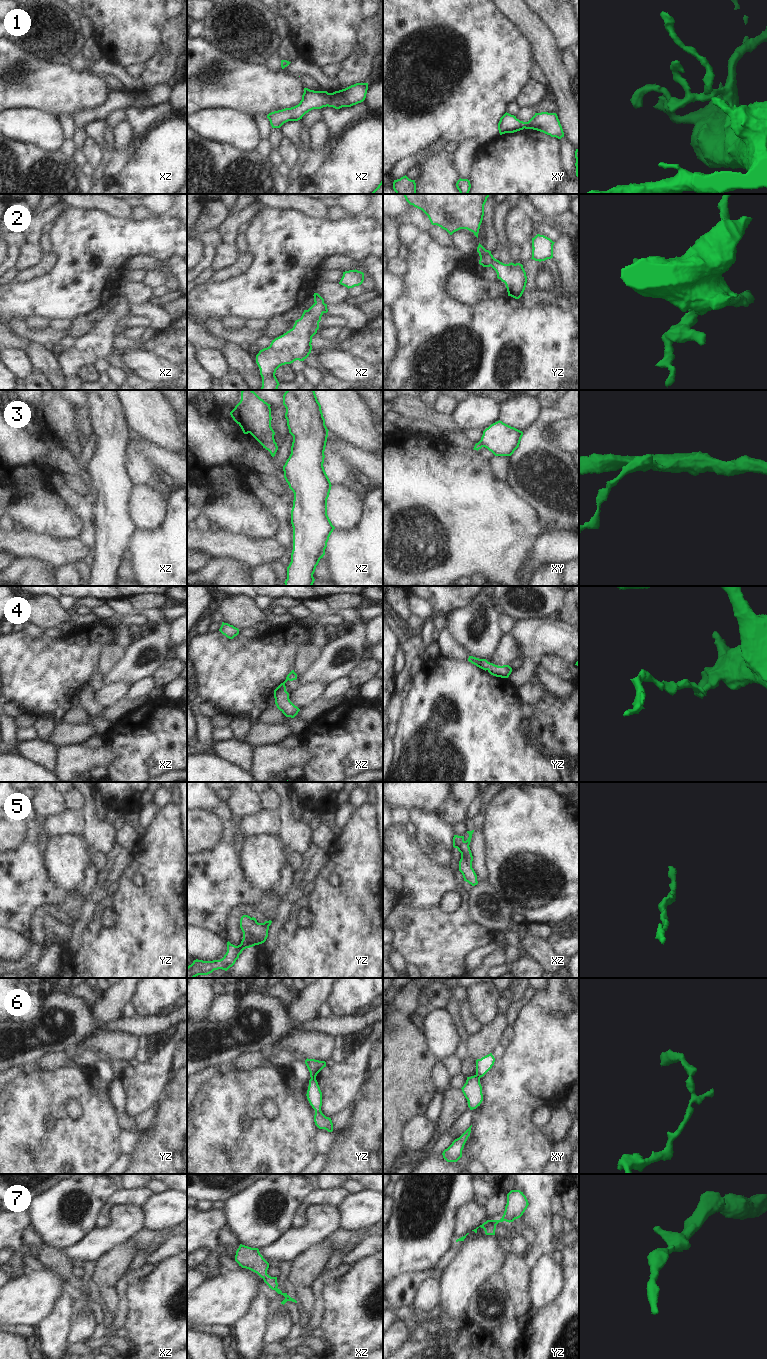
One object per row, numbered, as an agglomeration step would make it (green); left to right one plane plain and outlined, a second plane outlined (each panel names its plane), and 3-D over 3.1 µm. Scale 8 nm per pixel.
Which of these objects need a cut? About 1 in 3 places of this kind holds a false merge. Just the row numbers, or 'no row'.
3, 5, 6

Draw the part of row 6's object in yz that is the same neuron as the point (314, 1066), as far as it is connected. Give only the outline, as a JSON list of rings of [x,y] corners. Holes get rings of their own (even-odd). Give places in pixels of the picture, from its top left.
[[[306,1059],[305,1064],[310,1072],[311,1078],[316,1078],[317,1074],[326,1067],[325,1061],[319,1061],[315,1059]]]

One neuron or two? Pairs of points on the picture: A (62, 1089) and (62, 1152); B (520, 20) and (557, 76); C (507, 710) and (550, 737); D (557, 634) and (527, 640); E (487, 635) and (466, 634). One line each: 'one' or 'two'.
A: one
B: one
C: two
D: one
E: one

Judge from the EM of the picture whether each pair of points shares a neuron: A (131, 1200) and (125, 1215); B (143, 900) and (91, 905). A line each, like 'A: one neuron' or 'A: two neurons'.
A: two neurons
B: two neurons

